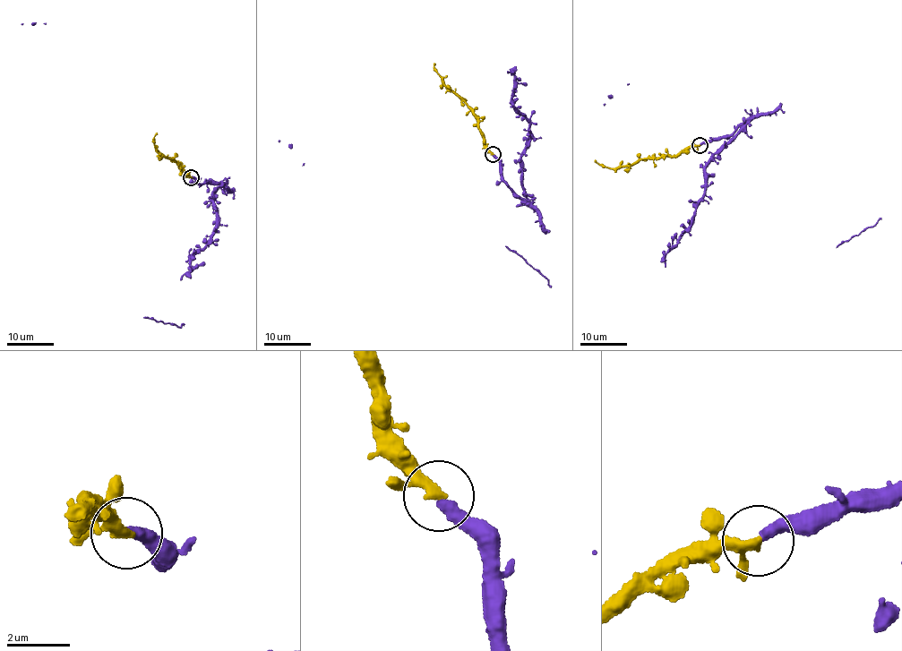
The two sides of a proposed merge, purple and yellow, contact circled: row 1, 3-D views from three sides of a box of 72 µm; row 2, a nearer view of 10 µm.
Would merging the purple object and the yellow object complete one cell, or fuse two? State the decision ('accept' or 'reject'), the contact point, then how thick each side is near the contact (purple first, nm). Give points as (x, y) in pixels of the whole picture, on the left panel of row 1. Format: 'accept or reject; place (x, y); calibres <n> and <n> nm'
accept; place (191, 177); calibres 360 and 260 nm

